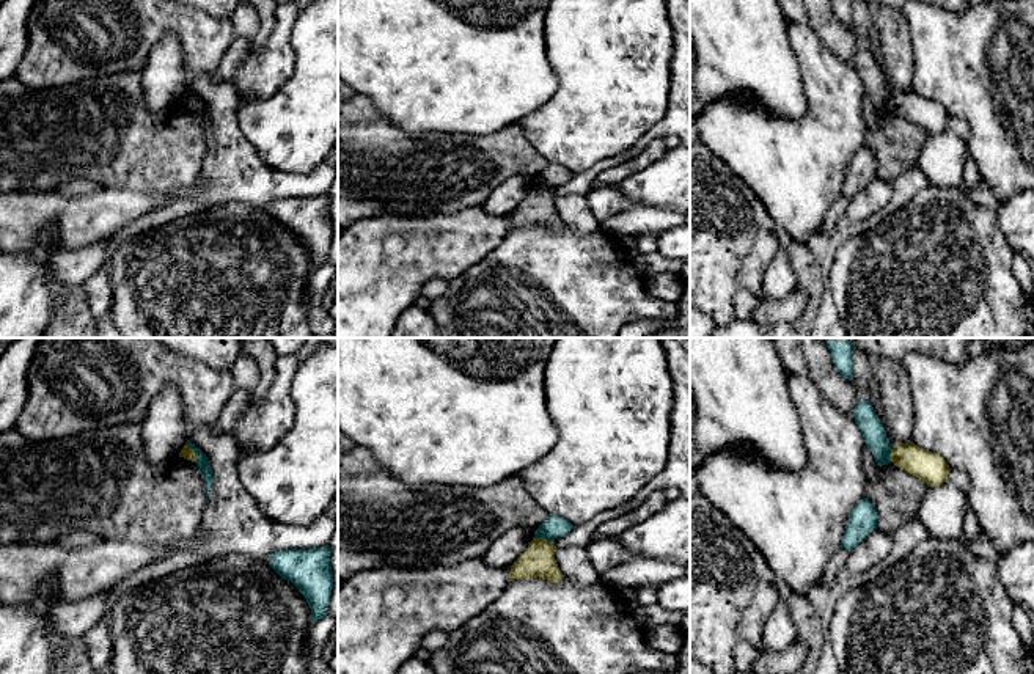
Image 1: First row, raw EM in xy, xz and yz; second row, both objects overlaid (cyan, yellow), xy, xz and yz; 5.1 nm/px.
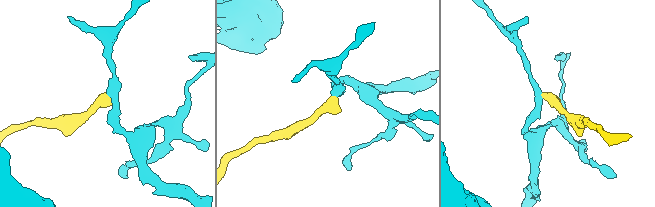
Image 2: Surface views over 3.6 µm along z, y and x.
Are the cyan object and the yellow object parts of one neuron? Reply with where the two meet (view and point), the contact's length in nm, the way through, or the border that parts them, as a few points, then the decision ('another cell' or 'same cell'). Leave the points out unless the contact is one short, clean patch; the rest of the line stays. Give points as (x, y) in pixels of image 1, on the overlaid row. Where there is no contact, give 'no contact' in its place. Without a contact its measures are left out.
xy (195, 451) | 110 nm | along xy (186, 443), (194, 450), (195, 461) | another cell

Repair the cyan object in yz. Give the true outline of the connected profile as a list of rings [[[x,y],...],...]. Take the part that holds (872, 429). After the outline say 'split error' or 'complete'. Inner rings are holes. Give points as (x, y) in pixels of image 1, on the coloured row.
[[[860,399],[855,404],[853,416],[877,465],[882,467],[891,463],[893,445],[886,438],[883,421],[875,415],[872,404],[866,399]]]; complete

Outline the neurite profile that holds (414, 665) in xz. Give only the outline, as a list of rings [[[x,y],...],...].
[[[413,657],[399,668],[398,674],[435,674],[435,671],[427,661]]]

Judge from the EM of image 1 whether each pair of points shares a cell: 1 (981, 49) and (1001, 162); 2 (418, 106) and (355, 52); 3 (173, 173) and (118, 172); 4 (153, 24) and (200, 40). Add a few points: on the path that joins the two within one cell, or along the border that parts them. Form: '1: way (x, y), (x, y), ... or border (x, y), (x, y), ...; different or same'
1: way (987, 77), (992, 113), (998, 120), (1001, 134); same
2: way (403, 90), (371, 58); same
3: way (159, 170), (132, 170); same
4: way (164, 24), (184, 24), (189, 29); same

